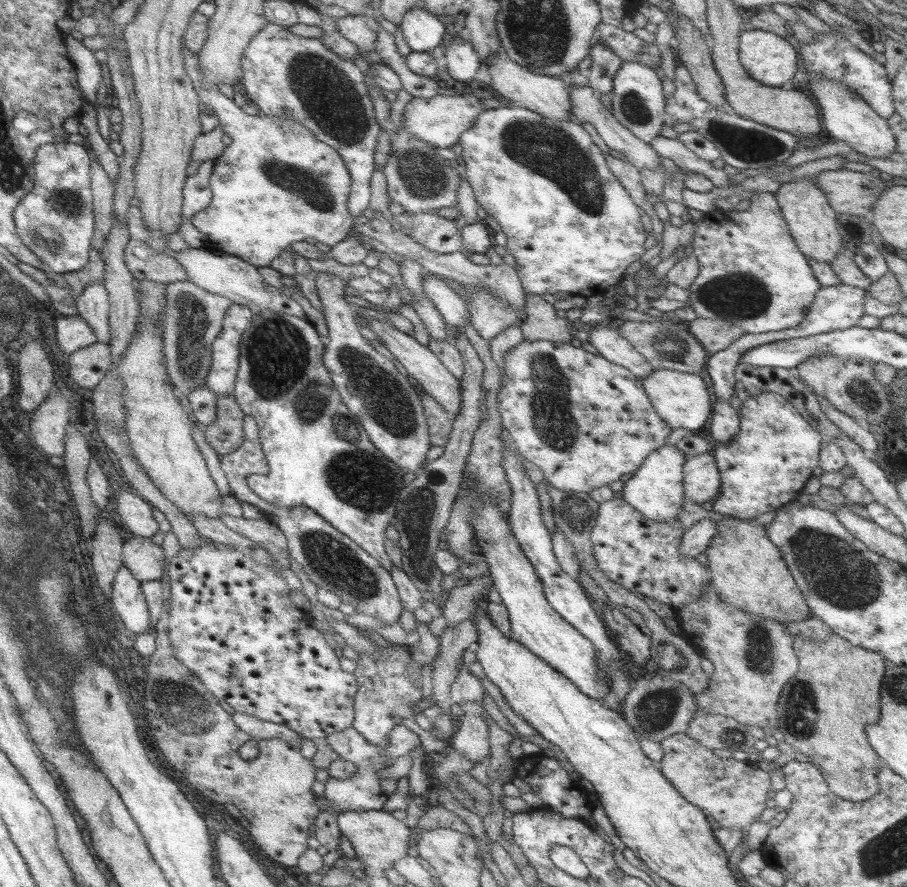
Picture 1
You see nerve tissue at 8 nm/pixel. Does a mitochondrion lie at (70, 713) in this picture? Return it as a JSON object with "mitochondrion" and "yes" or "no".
{"mitochondrion":"no"}

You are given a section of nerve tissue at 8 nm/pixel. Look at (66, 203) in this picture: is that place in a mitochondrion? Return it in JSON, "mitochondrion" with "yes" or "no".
{"mitochondrion":"yes"}

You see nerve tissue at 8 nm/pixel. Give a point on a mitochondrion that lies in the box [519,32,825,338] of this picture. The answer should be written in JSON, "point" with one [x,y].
{"point":[744,296]}

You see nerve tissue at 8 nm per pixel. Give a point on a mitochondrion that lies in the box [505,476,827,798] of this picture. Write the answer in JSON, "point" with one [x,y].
{"point":[800,708]}

